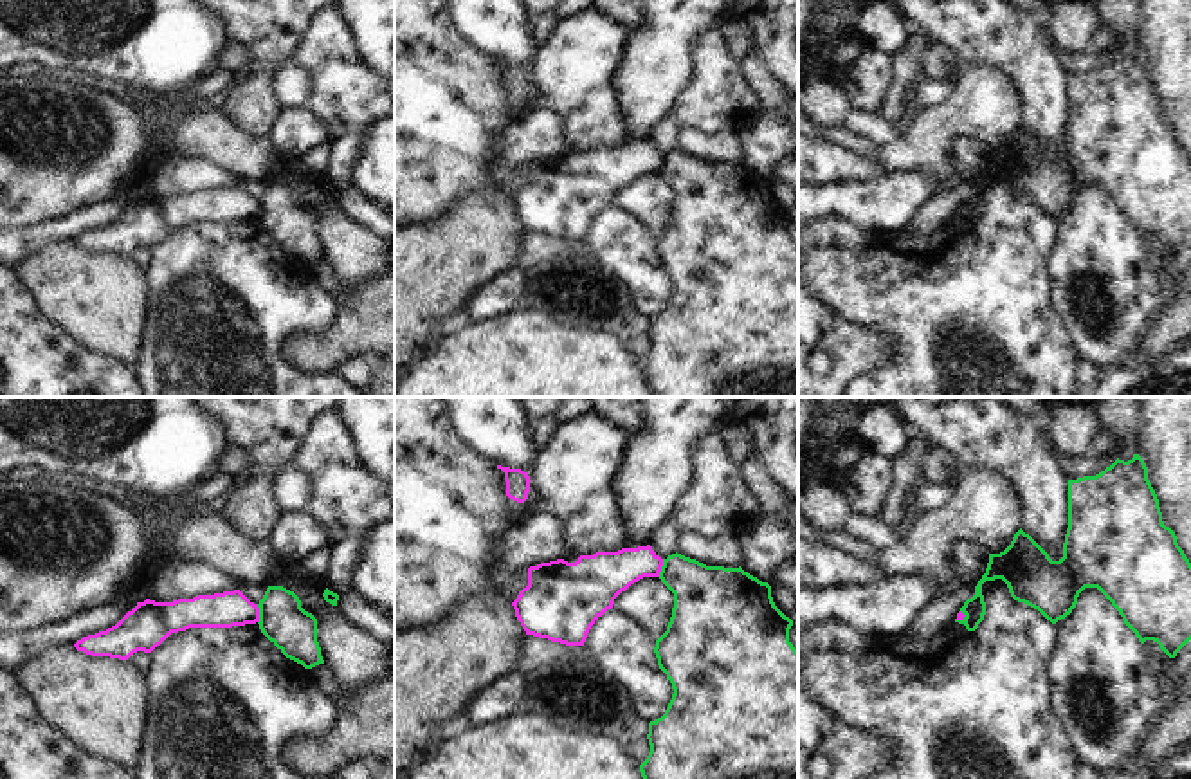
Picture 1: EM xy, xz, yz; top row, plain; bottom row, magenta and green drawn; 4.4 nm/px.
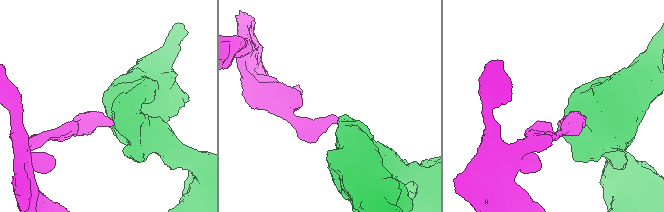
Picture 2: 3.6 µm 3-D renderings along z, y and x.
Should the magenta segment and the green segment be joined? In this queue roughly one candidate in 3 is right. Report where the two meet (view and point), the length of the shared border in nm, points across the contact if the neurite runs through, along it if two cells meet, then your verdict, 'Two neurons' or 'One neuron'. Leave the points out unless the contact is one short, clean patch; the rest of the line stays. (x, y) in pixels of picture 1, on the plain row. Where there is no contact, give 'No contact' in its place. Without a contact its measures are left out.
Touches magenta at xy (258, 210). Shared border 90 nm. Boundary: xy (256, 201), (258, 219). Two neurons

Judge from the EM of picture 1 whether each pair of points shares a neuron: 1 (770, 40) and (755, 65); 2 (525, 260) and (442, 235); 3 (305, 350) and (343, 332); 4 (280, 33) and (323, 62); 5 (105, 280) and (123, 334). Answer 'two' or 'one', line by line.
1: two
2: two
3: one
4: two
5: one

